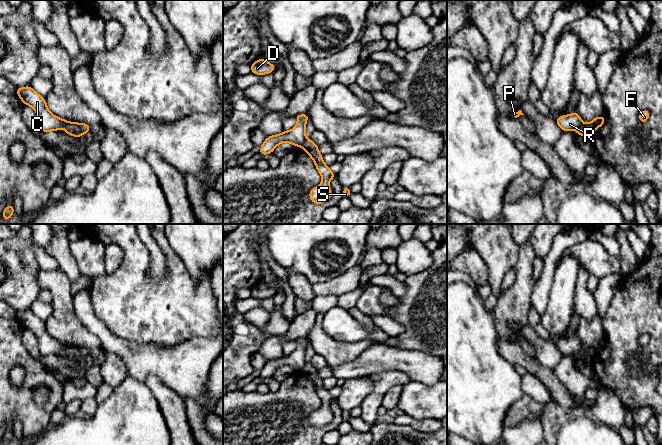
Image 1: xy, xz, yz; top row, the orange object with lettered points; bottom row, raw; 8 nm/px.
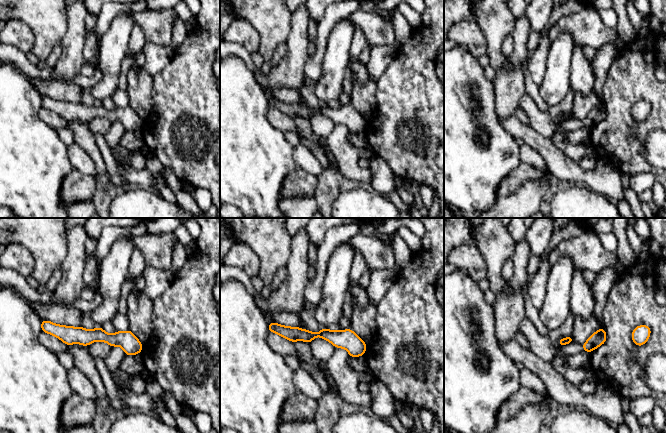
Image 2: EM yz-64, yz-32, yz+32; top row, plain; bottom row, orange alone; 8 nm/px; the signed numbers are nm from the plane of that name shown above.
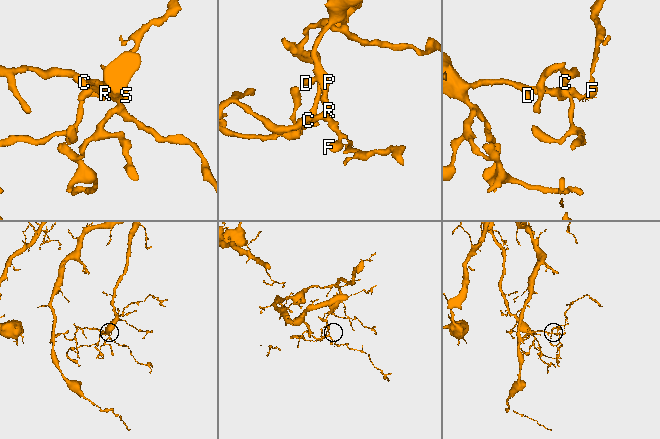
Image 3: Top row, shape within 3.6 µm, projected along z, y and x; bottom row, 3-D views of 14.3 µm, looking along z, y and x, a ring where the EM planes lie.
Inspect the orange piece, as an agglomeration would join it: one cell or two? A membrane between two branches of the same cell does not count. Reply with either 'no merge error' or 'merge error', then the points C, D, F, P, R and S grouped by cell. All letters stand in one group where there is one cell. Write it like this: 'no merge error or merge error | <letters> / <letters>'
merge error | C D P R / F S

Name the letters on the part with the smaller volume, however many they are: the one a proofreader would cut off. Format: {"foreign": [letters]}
{"foreign": ["F", "S"]}

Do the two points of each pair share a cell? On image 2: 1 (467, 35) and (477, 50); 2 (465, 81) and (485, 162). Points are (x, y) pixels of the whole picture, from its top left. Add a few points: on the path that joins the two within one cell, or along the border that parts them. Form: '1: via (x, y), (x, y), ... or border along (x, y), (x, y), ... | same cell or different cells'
1: via (471, 39), (477, 46) | same cell
2: via (465, 101), (465, 142) | same cell

